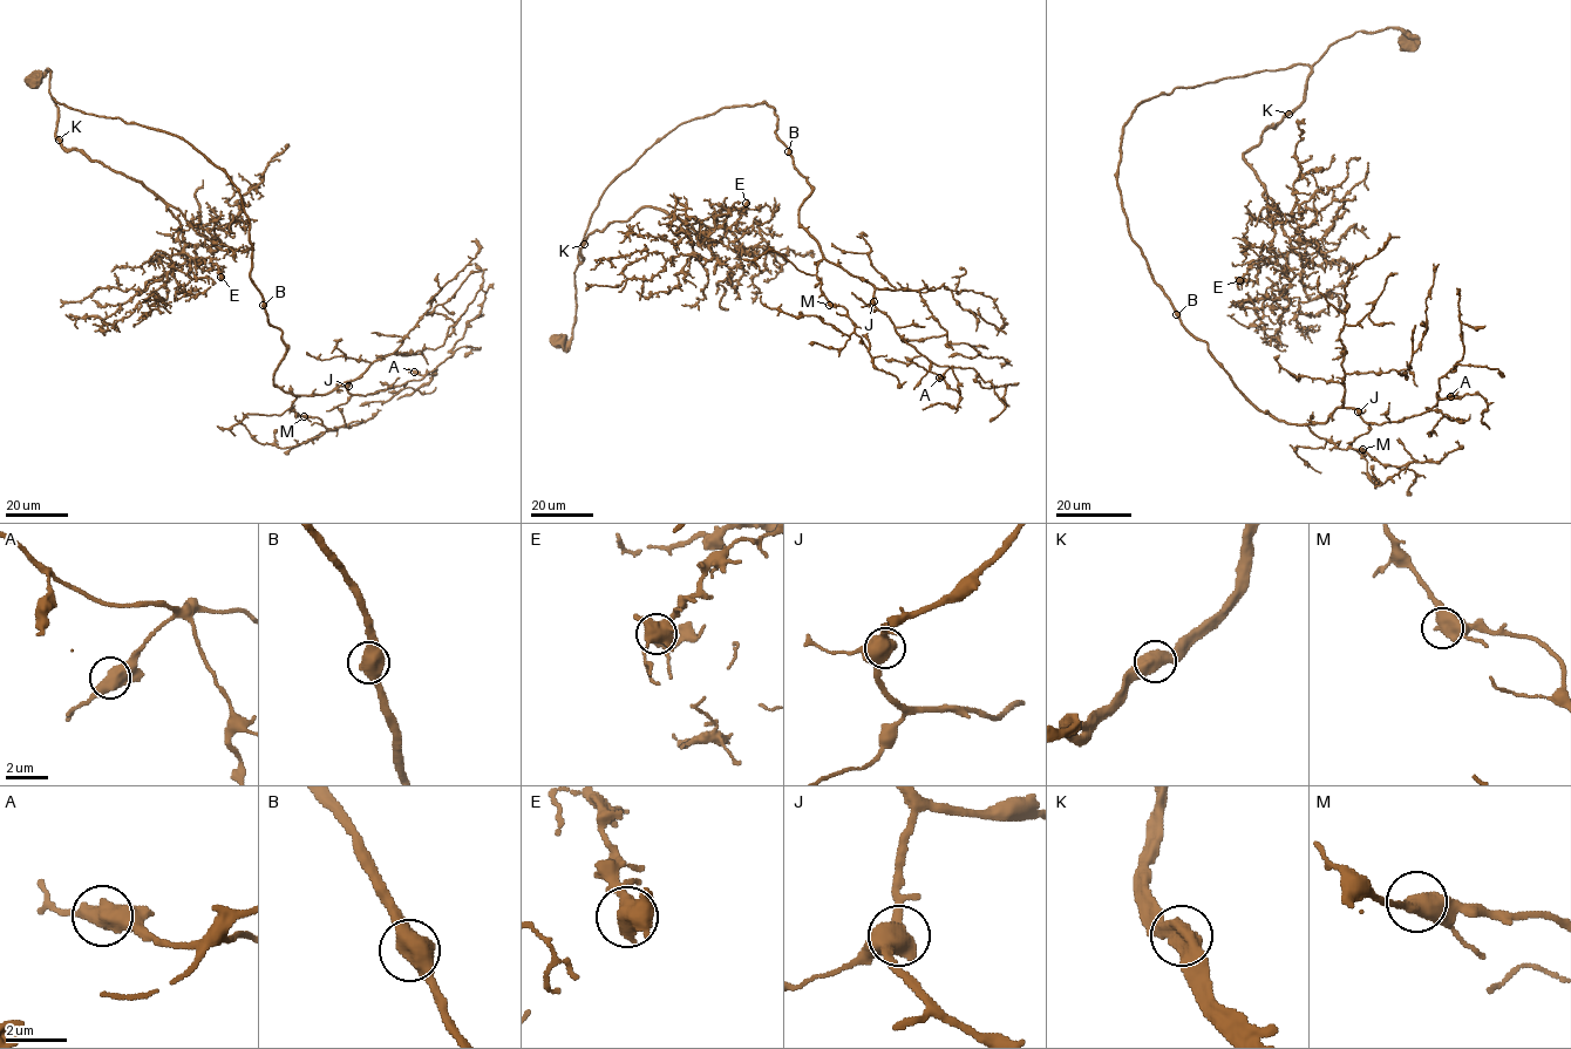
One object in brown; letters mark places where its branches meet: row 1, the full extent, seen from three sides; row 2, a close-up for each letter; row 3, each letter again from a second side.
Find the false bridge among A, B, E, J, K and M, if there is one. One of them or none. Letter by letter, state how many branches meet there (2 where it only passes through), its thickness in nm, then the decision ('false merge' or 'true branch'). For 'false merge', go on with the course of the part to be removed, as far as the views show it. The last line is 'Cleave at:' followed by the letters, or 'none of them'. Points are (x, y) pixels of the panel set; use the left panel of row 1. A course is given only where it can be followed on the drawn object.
A: 2 | 600 nm | true branch
B: 2 | 550 nm | true branch
E: 2 | 600 nm | true branch
J: 2 | 550 nm | true branch
K: 2 | 600 nm | true branch
M: 2 | 650 nm | true branch
Cleave at: none of them

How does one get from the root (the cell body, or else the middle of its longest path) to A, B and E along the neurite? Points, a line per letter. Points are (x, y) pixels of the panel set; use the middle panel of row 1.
A: (558, 340), (604, 191), (680, 124), (764, 102), (811, 188), (800, 224), (939, 377)
B: (558, 340), (572, 335), (575, 270), (591, 215), (647, 149), (682, 123), (764, 102), (788, 151)
E: (558, 340), (572, 335), (575, 270), (590, 234), (653, 208), (687, 223), (709, 246), (734, 224), (746, 203)

